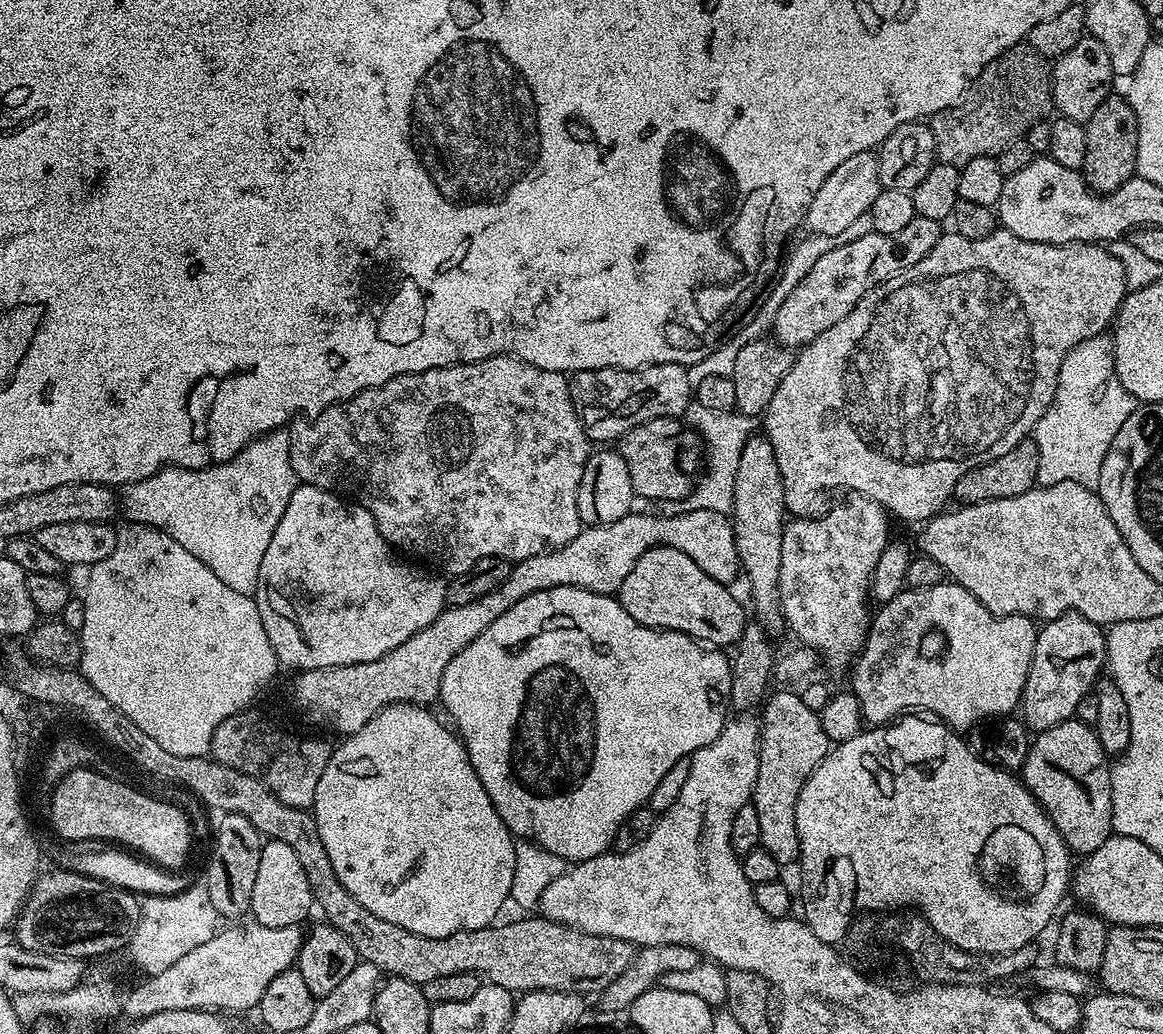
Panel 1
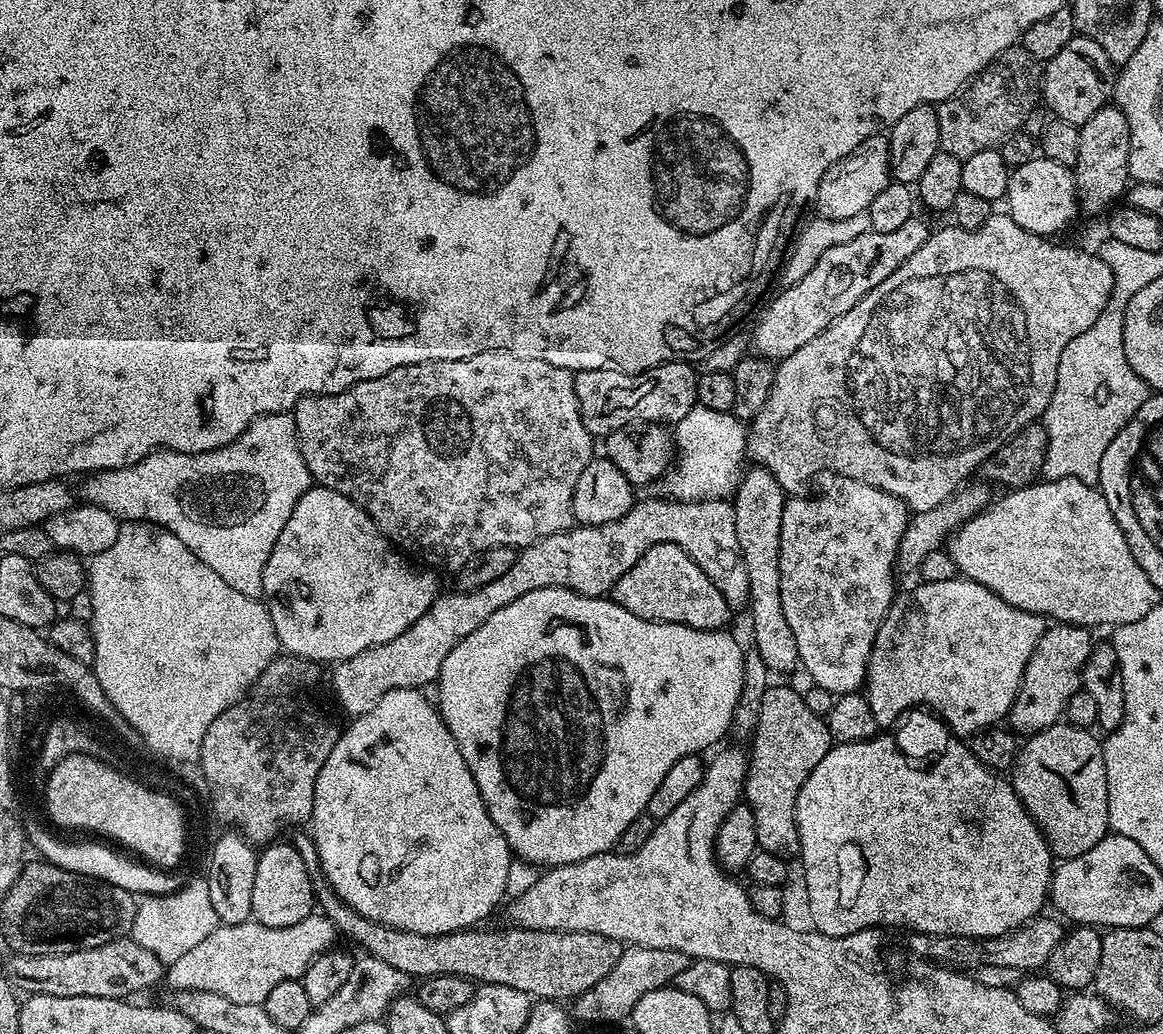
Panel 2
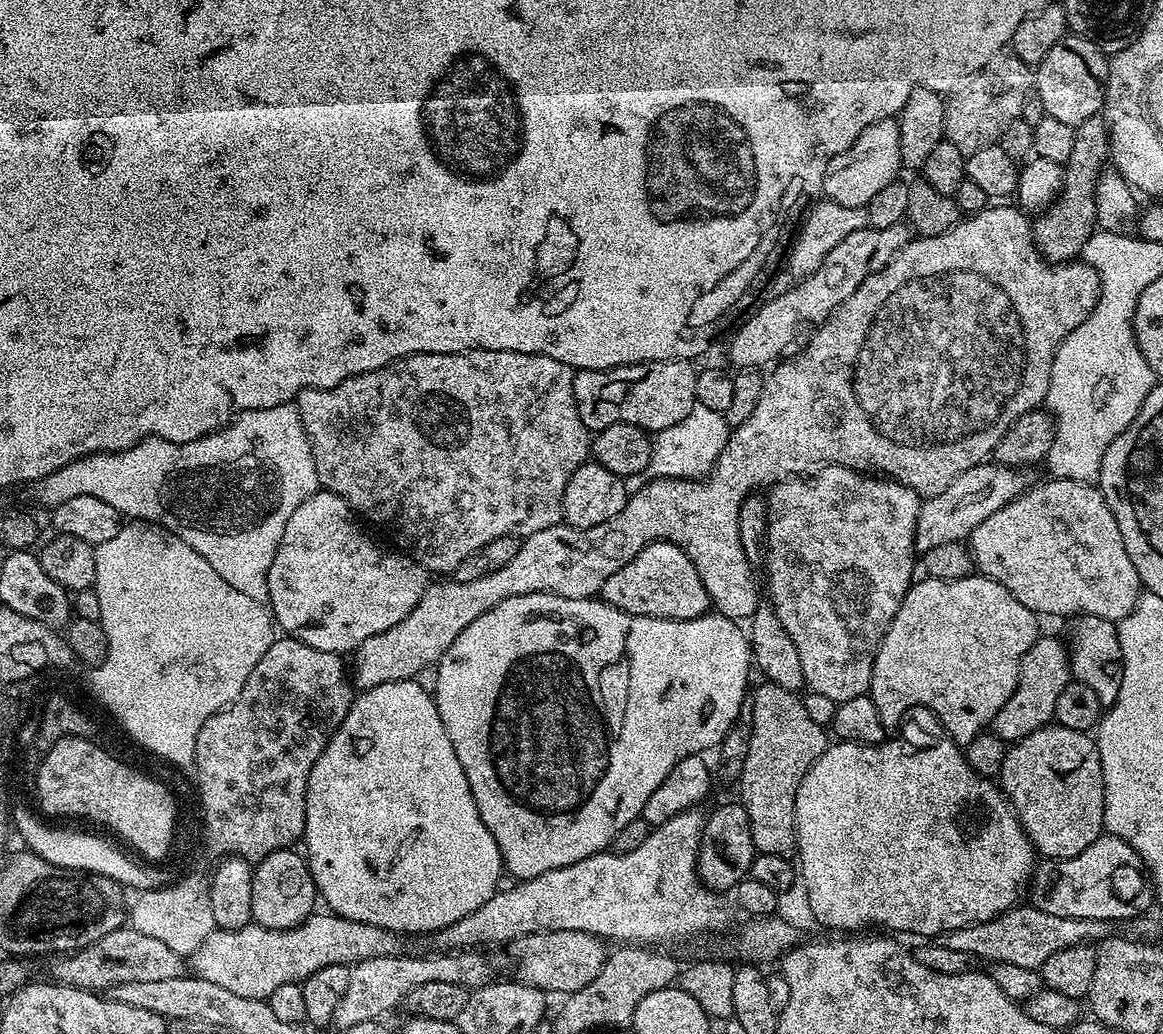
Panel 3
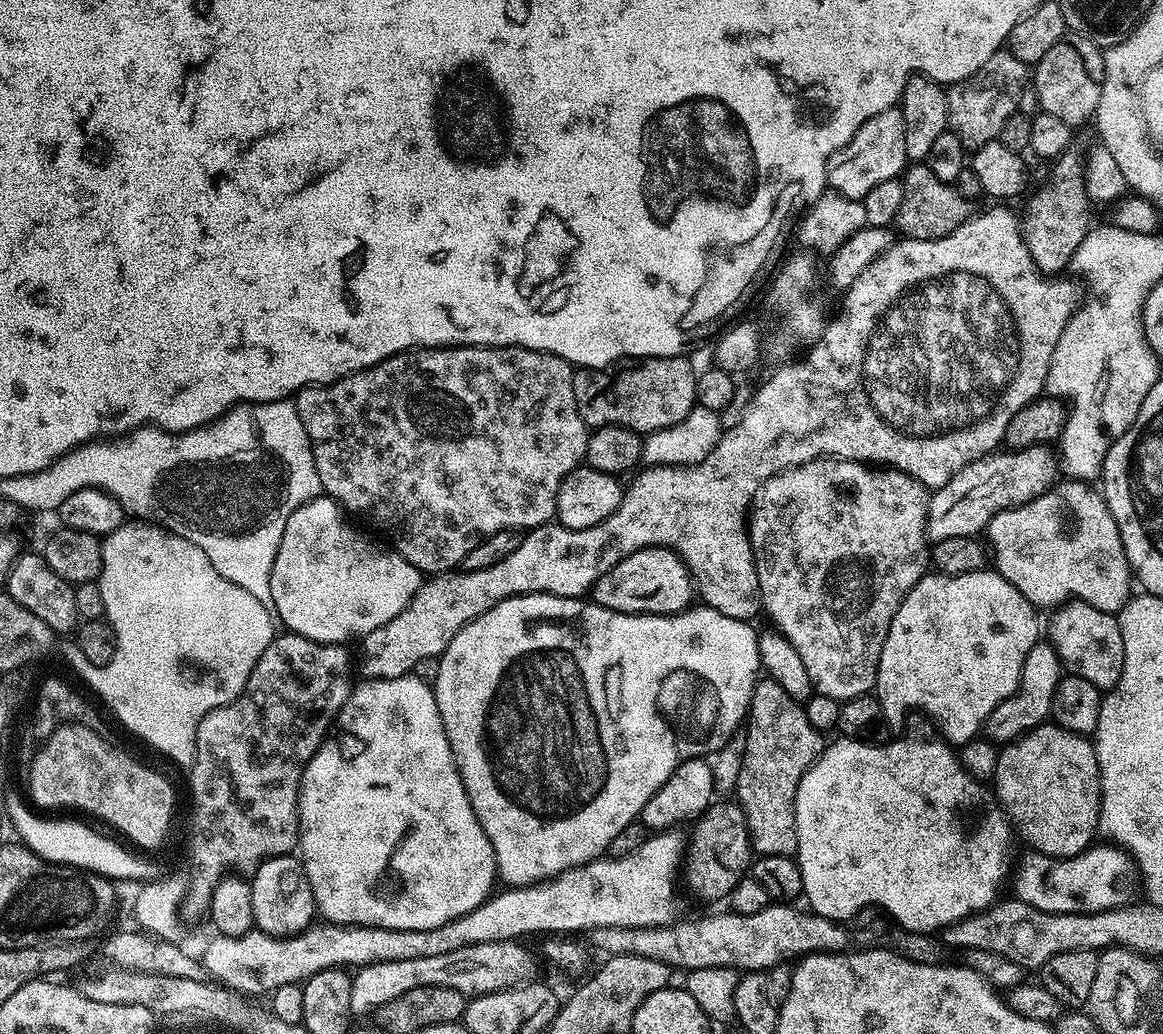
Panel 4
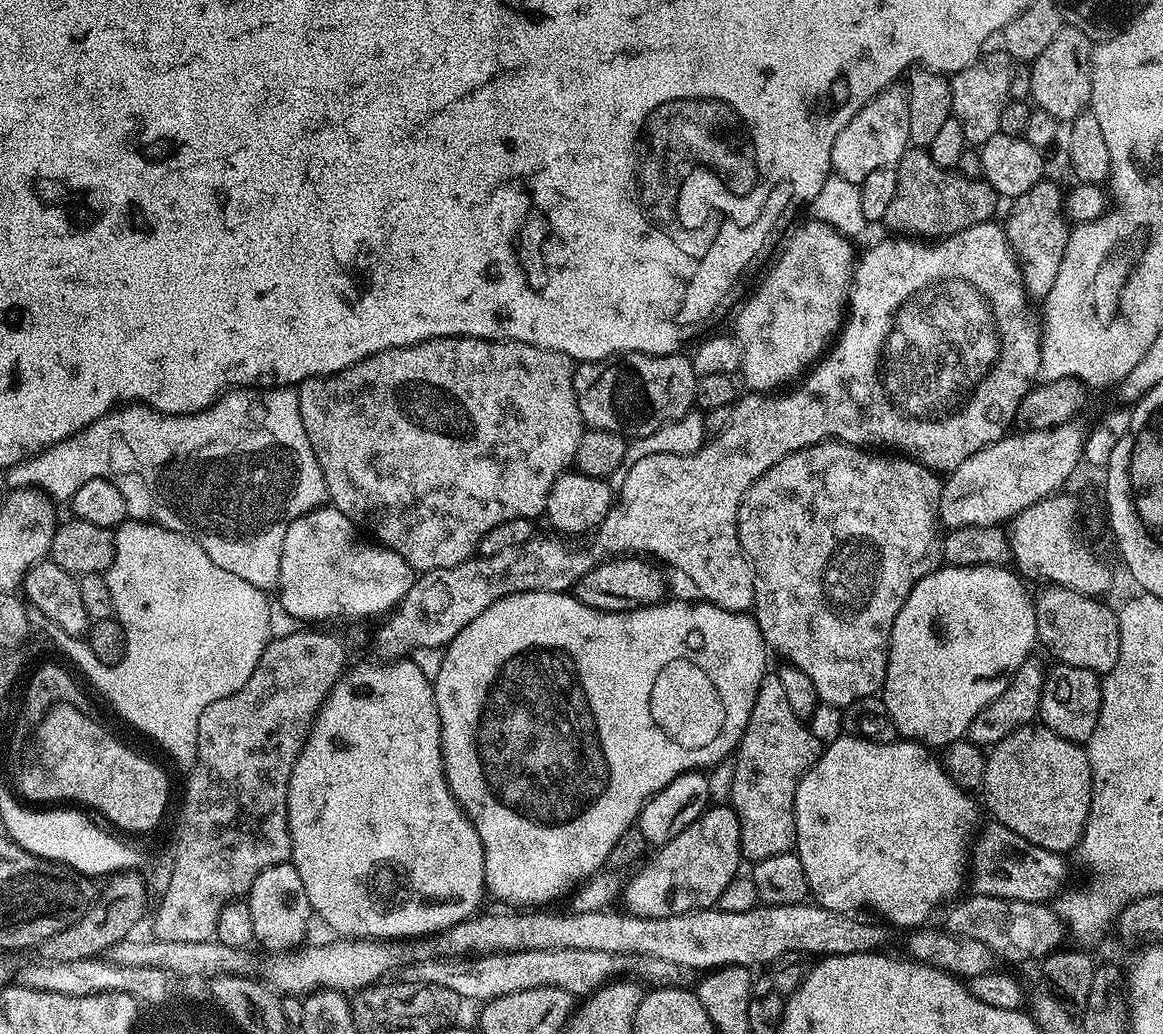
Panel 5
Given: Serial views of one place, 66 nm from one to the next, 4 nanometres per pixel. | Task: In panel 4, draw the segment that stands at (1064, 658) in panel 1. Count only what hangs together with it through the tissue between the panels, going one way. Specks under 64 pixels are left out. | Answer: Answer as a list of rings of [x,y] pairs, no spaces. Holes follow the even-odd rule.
[[[1037,642],[1030,650],[1030,654],[1026,654],[1026,662],[1022,662],[1022,674],[1016,692],[998,706],[994,706],[994,710],[984,723],[983,735],[997,745],[1003,746],[1015,740],[1017,736],[1023,736],[1025,732],[1045,723],[1049,719],[1052,695],[1061,675],[1062,665],[1052,645],[1047,642]]]

